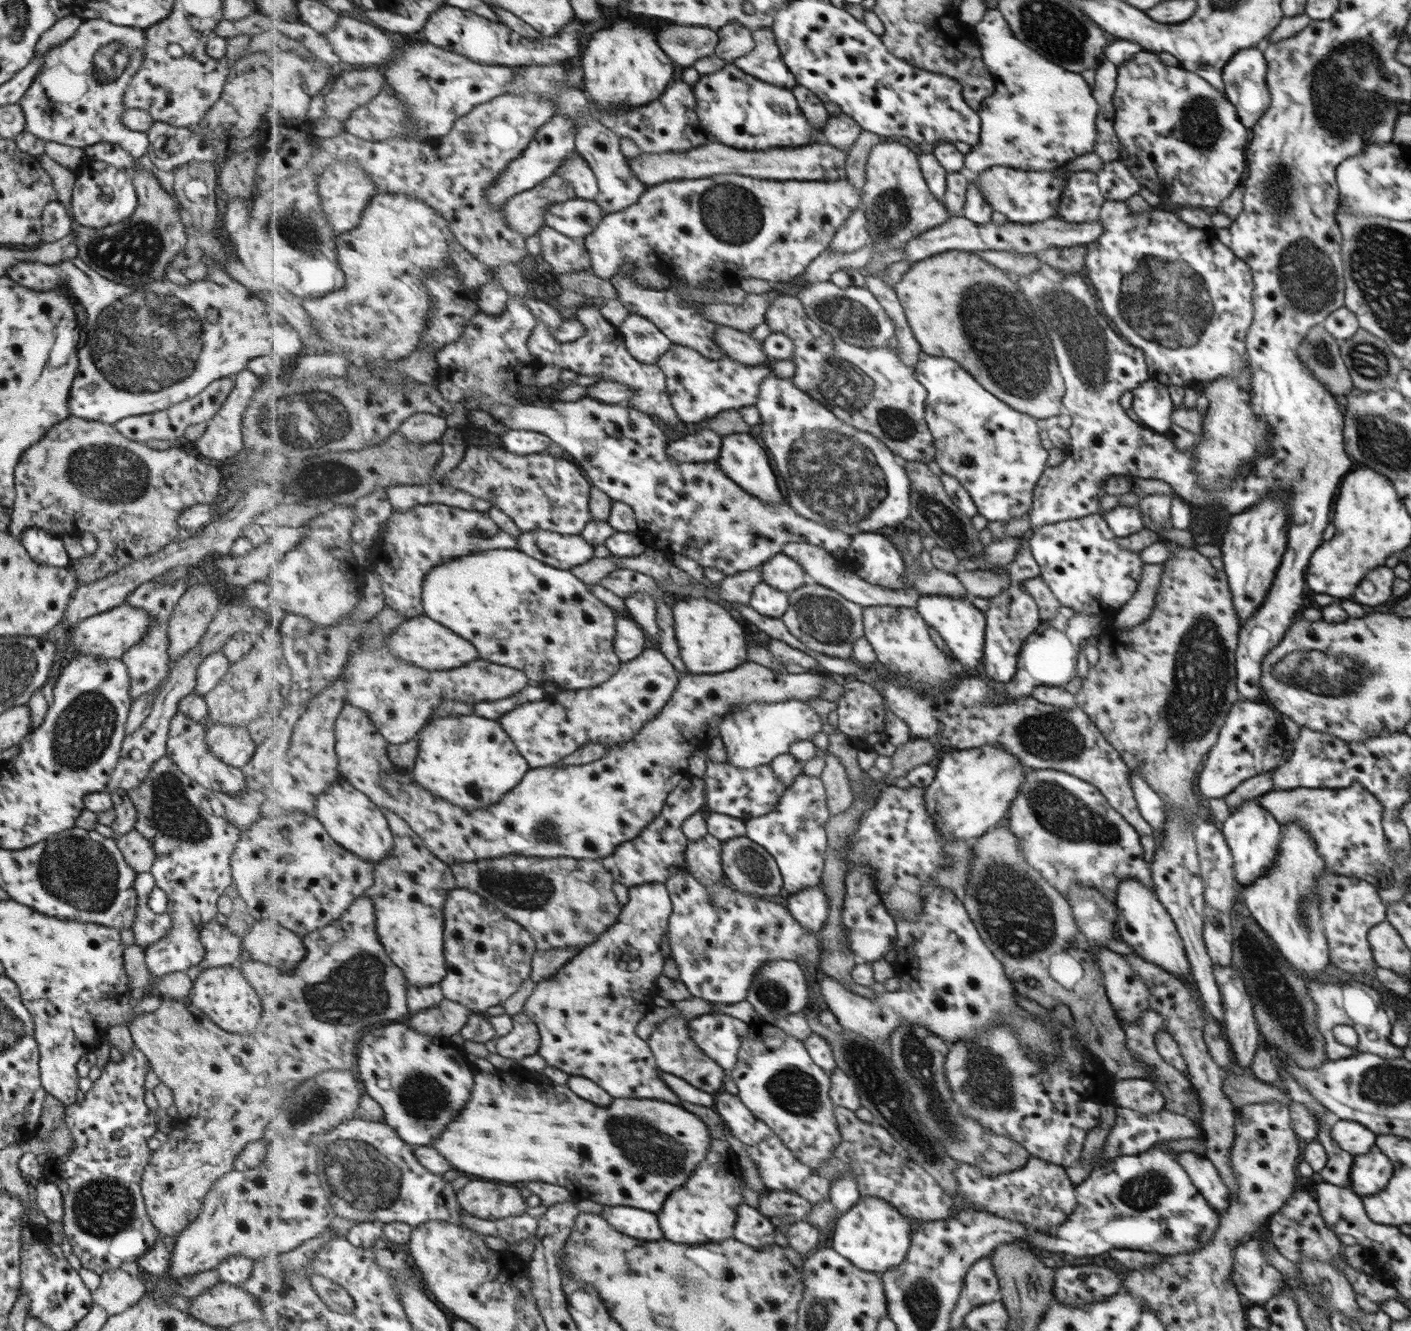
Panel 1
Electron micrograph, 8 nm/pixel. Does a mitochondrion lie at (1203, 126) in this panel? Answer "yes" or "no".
yes

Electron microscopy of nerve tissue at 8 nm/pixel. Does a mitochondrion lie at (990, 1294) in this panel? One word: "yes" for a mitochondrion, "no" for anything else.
no

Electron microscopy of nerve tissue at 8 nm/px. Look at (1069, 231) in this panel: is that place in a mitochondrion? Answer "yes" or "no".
no

